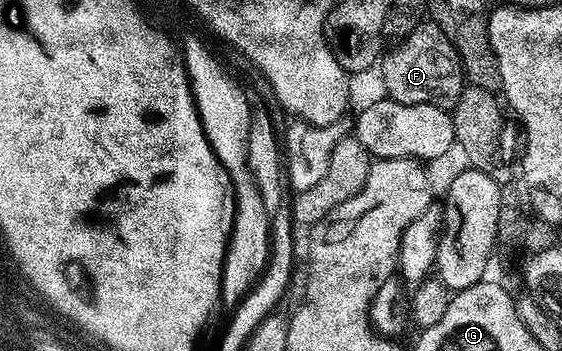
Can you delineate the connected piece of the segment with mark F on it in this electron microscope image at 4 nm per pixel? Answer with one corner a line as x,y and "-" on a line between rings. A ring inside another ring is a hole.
432,22
421,23
394,52
386,51
379,69
385,75
385,88
388,99
404,104
456,104
463,89
467,87
461,59
457,57
455,46

